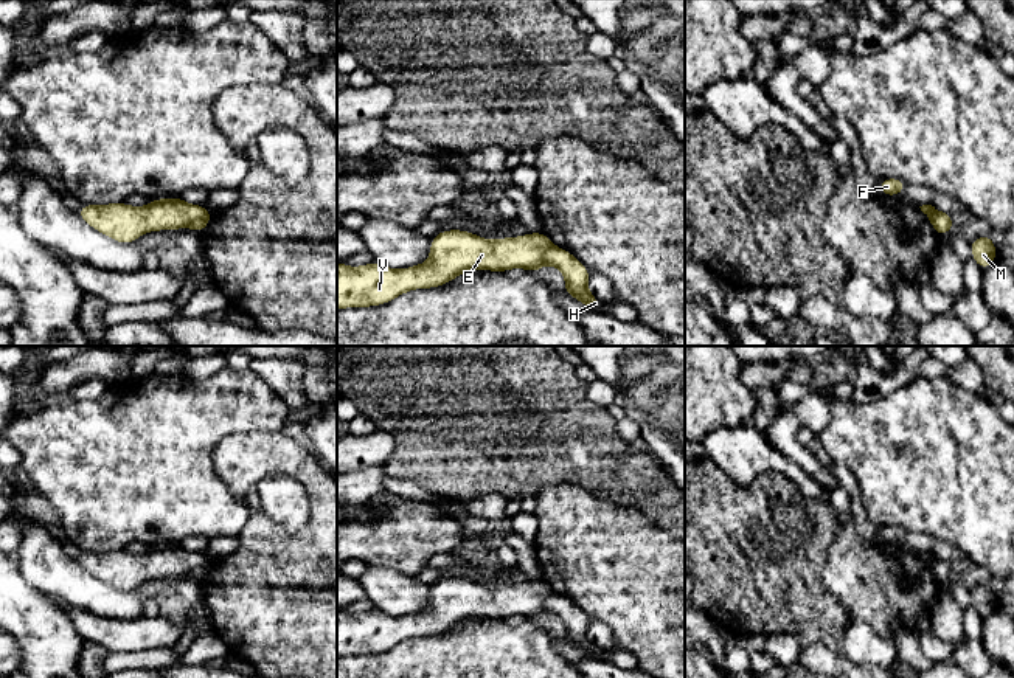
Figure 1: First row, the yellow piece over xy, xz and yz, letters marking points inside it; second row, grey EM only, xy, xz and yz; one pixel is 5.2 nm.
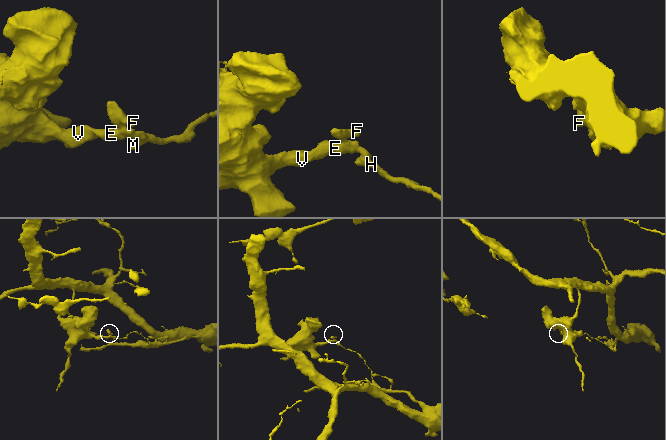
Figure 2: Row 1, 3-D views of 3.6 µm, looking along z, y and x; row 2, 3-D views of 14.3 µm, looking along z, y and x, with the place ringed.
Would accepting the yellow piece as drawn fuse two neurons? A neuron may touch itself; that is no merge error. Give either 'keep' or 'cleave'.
cleave

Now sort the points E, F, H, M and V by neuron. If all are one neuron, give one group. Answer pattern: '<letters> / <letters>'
E F V / H M

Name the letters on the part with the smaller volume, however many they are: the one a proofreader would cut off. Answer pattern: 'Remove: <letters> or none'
Remove: H, M

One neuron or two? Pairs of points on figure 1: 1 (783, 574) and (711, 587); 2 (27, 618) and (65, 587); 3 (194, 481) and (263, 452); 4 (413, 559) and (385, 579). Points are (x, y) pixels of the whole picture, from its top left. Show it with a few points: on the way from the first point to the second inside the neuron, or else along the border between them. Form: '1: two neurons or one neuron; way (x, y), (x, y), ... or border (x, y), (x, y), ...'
1: one neuron; way (766, 581), (729, 587)
2: two neurons; border (22, 576), (53, 599)
3: two neurons; border (224, 436), (213, 452), (213, 469), (239, 500)
4: two neurons; border (368, 565), (390, 567), (415, 577)

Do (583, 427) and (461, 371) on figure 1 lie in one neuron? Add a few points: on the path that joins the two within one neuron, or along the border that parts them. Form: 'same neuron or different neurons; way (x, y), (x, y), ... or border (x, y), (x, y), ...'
same neuron; way (553, 397), (536, 380), (519, 371), (491, 371)

